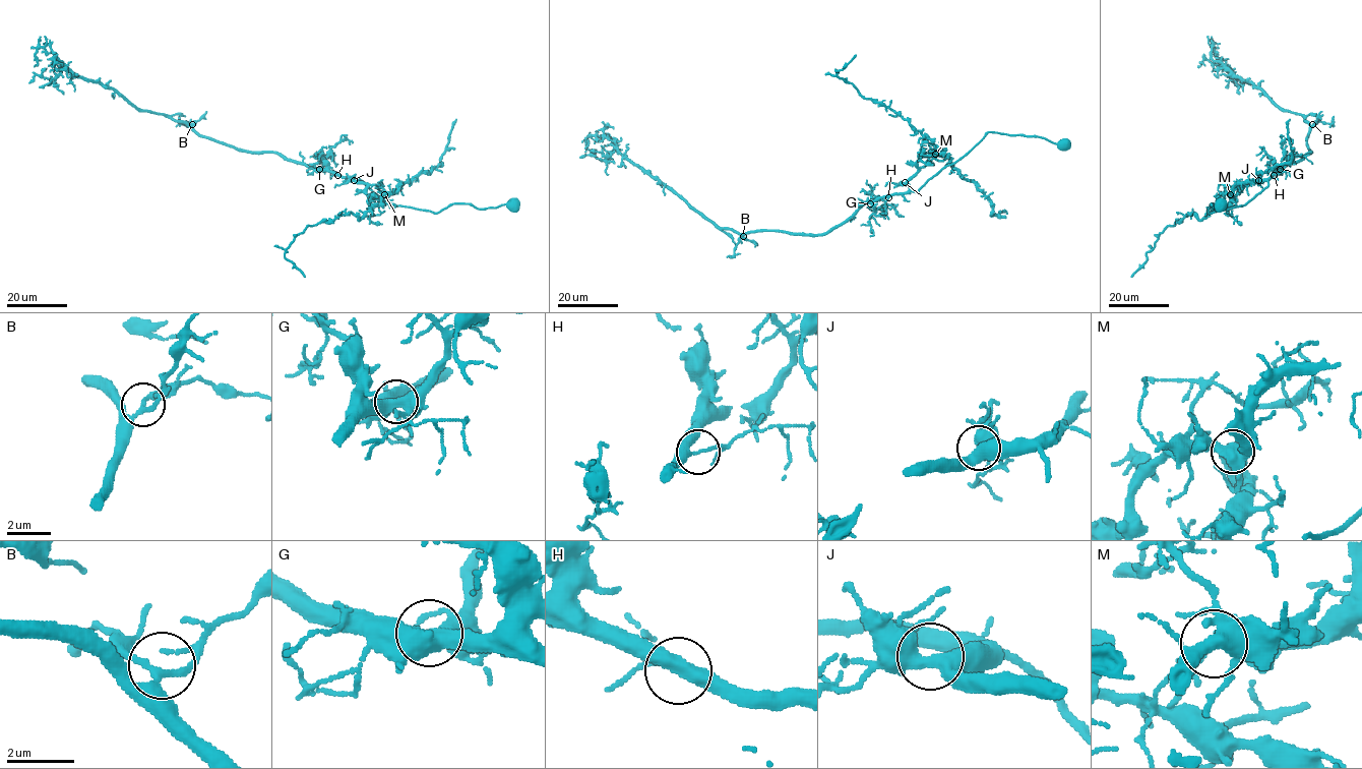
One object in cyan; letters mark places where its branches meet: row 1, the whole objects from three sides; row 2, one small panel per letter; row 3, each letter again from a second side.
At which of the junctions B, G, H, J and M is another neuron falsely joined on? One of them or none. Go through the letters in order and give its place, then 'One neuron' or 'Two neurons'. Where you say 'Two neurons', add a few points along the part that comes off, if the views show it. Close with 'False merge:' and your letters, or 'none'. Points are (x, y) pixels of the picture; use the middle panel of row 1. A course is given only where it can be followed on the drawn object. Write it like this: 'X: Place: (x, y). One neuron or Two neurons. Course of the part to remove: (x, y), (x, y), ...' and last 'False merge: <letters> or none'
B: Place: (743, 236). One neuron
G: Place: (870, 203). One neuron
H: Place: (888, 197). One neuron
J: Place: (905, 182). One neuron
M: Place: (935, 154). Two neurons. Course of the part to remove: (935, 154), (932, 141), (908, 120), (864, 98), (837, 74), (836, 69), (842, 69), (856, 55)
False merge: M

